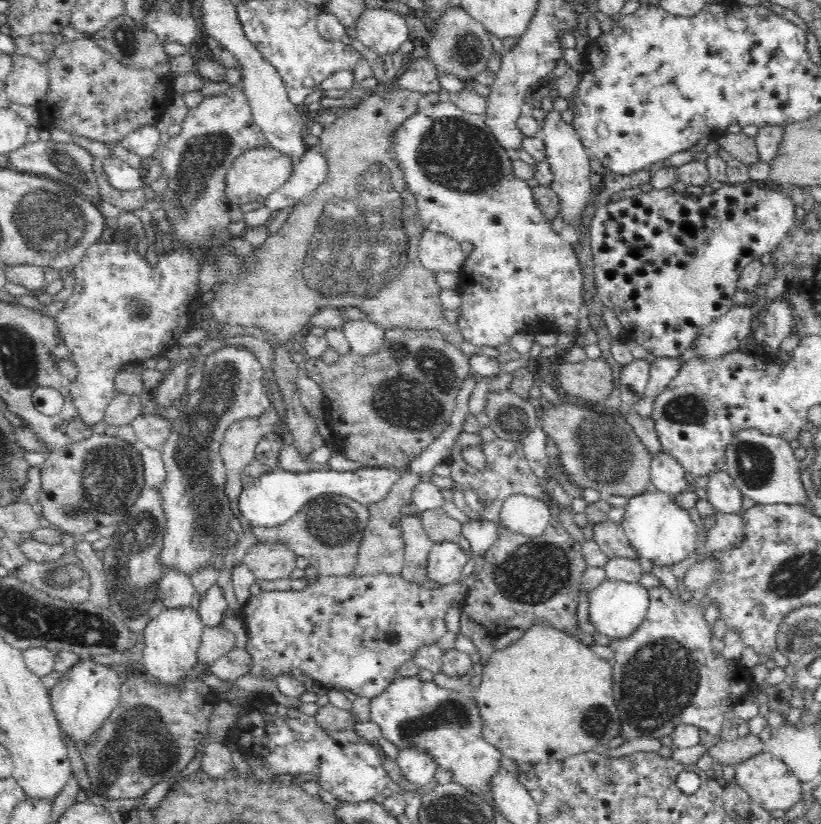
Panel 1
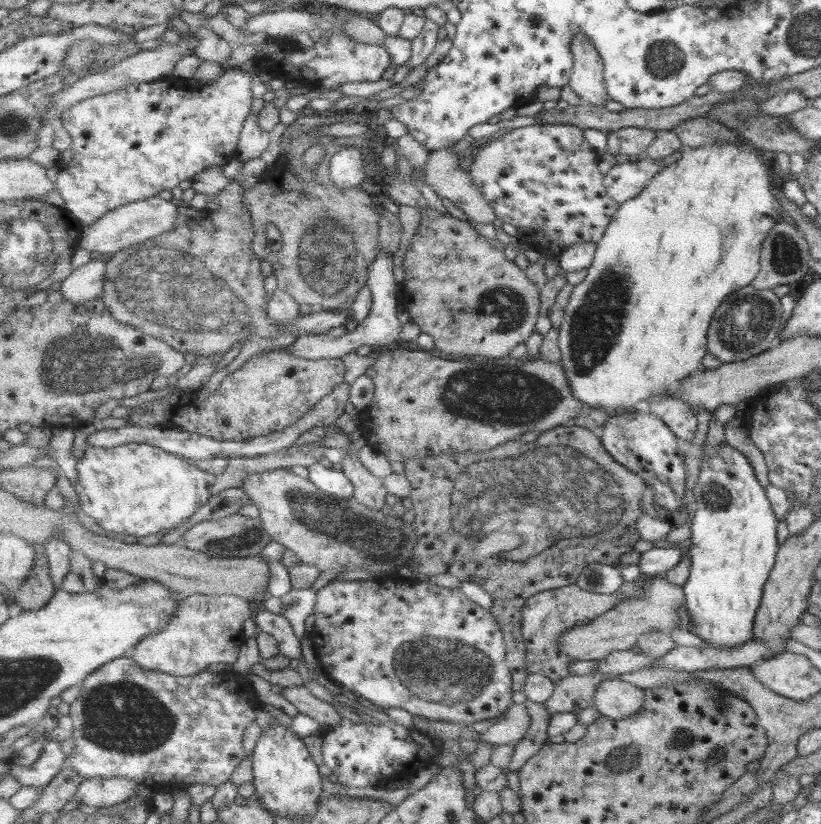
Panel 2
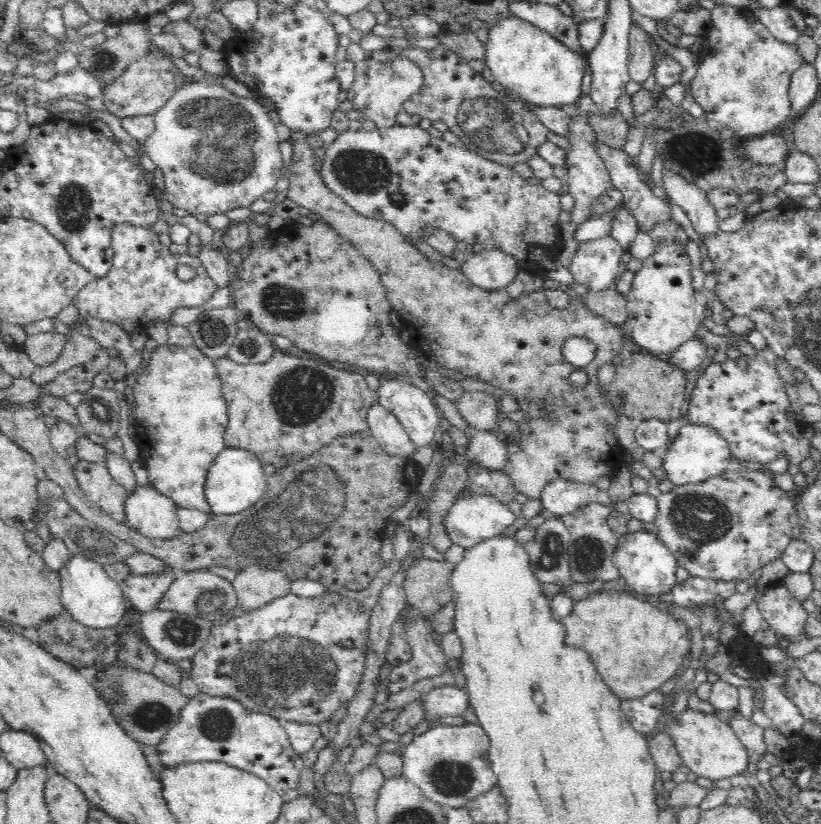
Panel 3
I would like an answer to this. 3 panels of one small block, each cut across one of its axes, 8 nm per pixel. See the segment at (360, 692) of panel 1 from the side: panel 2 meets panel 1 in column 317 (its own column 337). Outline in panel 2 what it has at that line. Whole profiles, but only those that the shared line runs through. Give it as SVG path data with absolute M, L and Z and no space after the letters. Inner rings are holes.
M332 580L331 582L327 583L323 588L319 589L319 594L317 594L317 604L315 606L315 612L313 612L315 617L314 627L315 631L313 631L313 634L307 634L307 636L311 636L313 638L313 648L315 650L316 657L318 659L319 664L321 665L321 668L323 669L323 672L332 679L336 684L339 686L346 687L349 691L352 691L355 695L359 695L367 700L369 700L371 703L374 703L375 705L379 705L383 708L404 708L407 709L407 711L411 712L411 714L422 716L427 719L433 719L433 720L444 720L449 721L452 723L459 723L464 725L472 725L475 724L475 722L485 722L485 720L489 720L489 718L495 718L495 716L501 716L505 710L508 710L508 708L513 704L513 690L514 690L514 677L511 676L511 671L509 665L506 663L506 636L503 635L502 626L498 624L497 618L494 616L493 612L489 610L485 610L482 606L479 606L477 602L473 602L471 598L469 598L463 590L461 590L460 587L455 588L447 588L443 586L437 586L437 584L434 584L431 581L416 581L413 580L387 580L383 582L382 584L379 584L379 582L375 582L373 580L353 580L353 581L339 581L339 580Z

